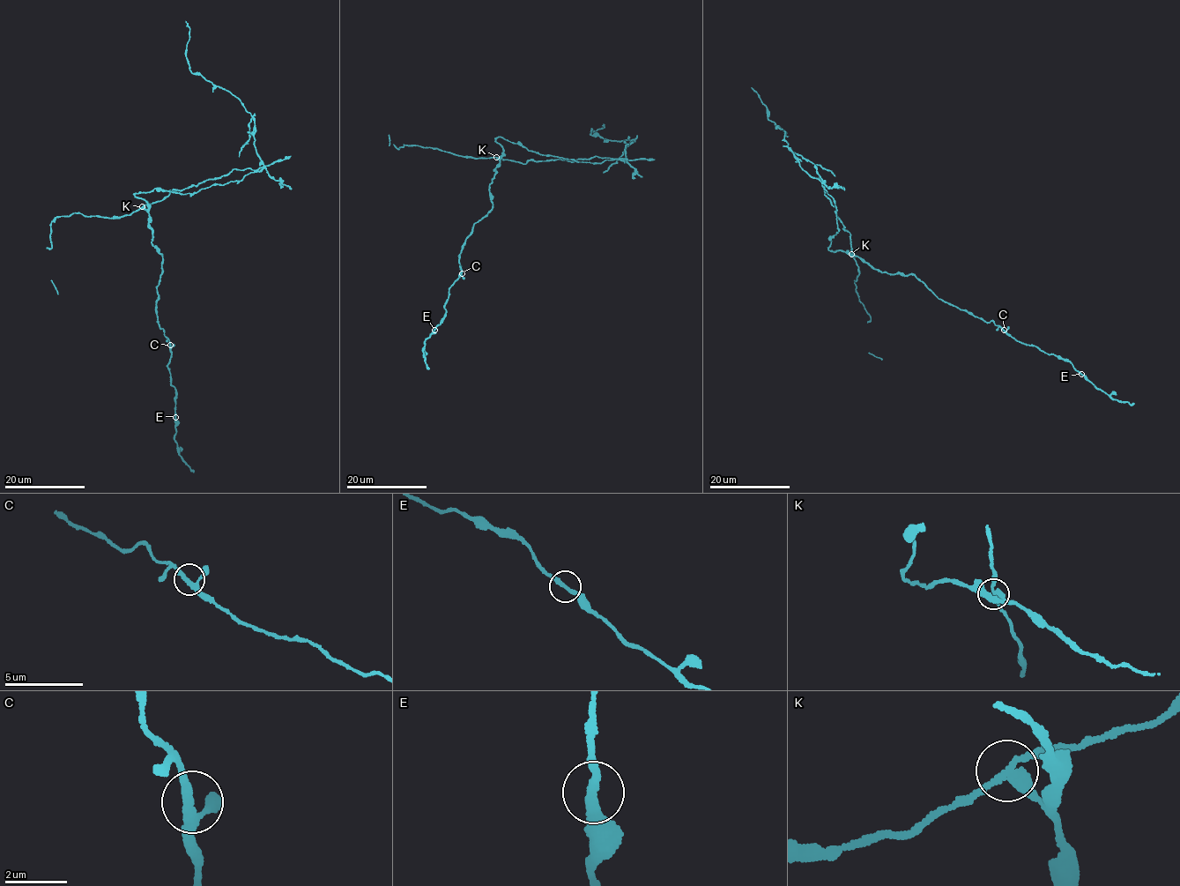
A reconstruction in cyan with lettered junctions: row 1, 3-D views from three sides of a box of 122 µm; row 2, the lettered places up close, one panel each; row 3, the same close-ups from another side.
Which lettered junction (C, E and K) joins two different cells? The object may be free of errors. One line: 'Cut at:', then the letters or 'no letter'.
Cut at: K

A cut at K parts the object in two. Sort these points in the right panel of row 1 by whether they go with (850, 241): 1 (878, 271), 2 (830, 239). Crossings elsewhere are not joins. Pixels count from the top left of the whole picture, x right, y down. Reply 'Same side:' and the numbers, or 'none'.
Same side: 2

